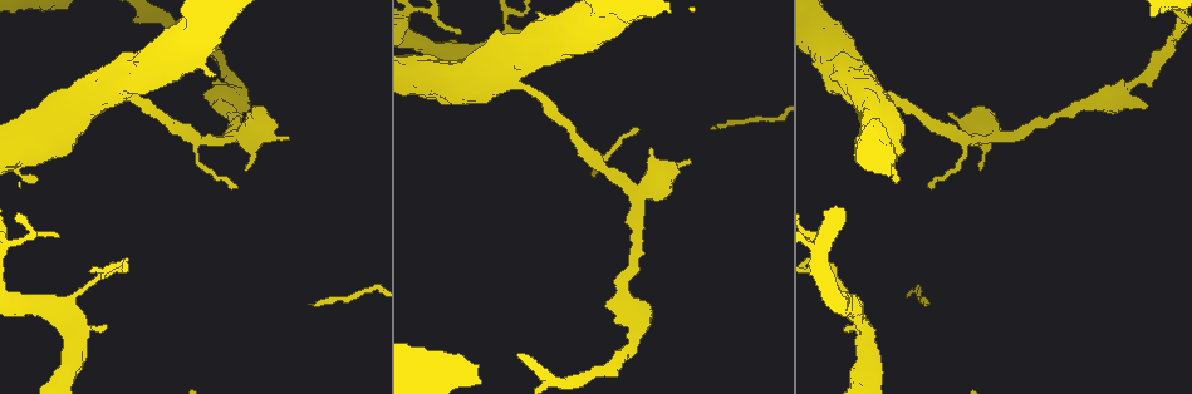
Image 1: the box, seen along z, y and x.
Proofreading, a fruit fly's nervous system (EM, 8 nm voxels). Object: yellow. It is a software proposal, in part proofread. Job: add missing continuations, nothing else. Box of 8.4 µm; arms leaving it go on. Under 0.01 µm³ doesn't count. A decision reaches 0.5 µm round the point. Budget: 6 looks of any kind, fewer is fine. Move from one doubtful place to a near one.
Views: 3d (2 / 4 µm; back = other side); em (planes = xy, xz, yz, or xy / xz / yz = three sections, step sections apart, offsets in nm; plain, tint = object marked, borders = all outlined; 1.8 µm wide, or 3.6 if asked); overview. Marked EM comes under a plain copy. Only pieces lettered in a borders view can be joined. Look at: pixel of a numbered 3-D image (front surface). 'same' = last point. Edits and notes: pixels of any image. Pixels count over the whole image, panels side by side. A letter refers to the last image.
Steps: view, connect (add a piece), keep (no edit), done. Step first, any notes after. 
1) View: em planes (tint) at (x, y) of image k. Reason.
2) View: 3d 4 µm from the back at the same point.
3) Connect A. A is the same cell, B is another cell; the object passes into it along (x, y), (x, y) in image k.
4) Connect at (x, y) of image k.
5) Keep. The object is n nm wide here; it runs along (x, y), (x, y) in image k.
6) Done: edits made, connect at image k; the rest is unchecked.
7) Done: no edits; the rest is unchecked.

View: em planes (borders) at (106, 326) of image 1. Thick end.

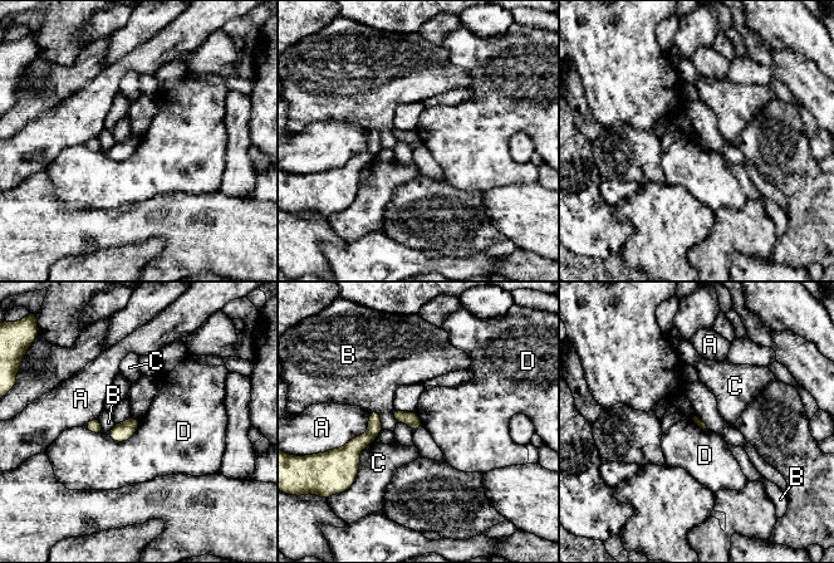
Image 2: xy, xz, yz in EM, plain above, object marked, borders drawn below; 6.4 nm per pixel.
Keep. A, B, C and D are other cells; a border runs along (140, 421), (126, 440), (104, 434) in image 2; no lettered piece goes on from it.

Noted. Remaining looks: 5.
View: 3d 2 µm at (989, 139) of image 1. A fork.

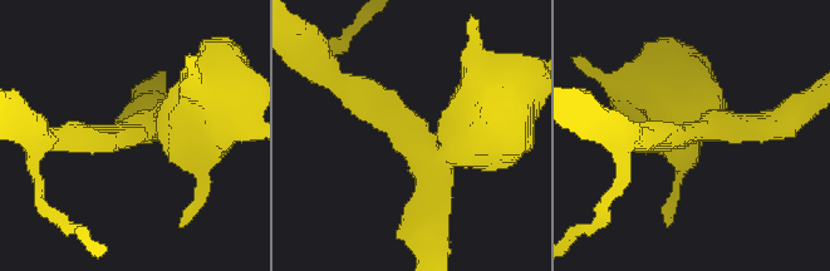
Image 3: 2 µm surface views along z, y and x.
View: em xy step 8 (borders) at (693, 131) of image 3. Now the EM.

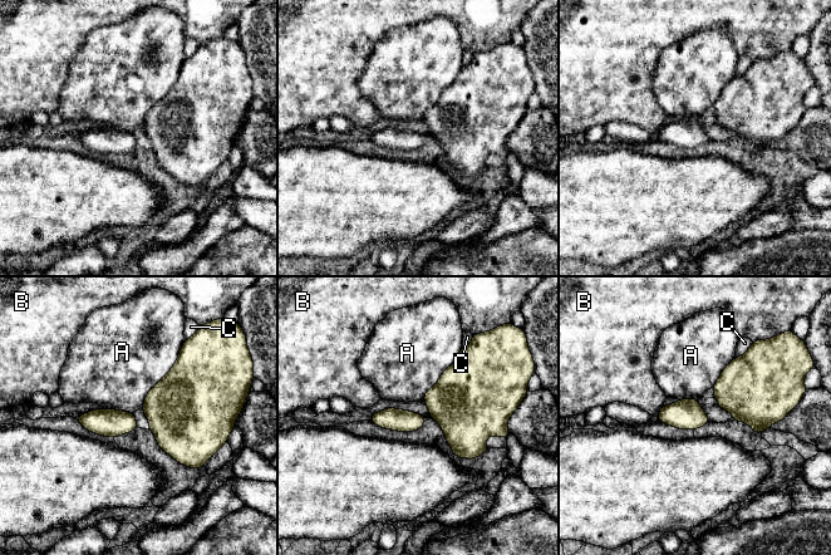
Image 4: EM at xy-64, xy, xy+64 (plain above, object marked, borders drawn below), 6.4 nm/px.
View: em planes (borders) at the same point. Cut it another way.

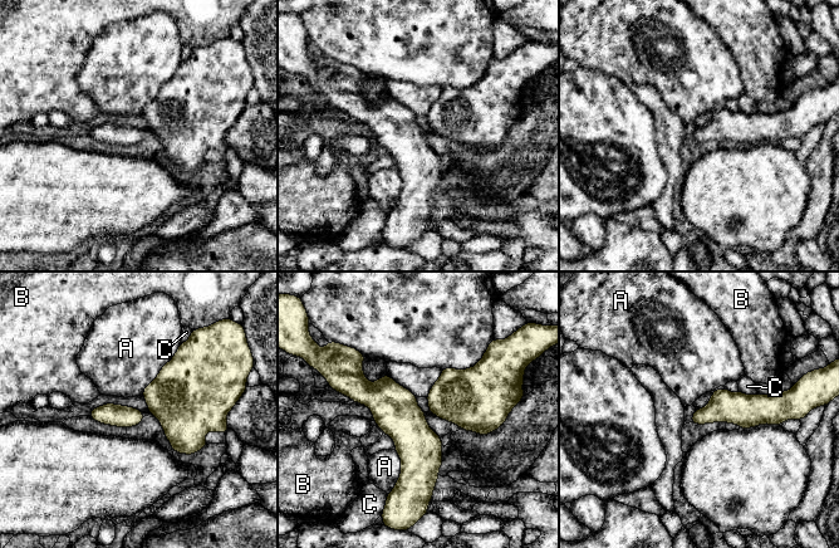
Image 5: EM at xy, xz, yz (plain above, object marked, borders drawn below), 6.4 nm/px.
Keep. The object is 160 nm wide here; A, B and C are other cells; a border runs along (181, 343), (176, 353), (142, 394) in image 5; none of them fits.

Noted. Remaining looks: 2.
Done: no edits; the rest is unchecked.

